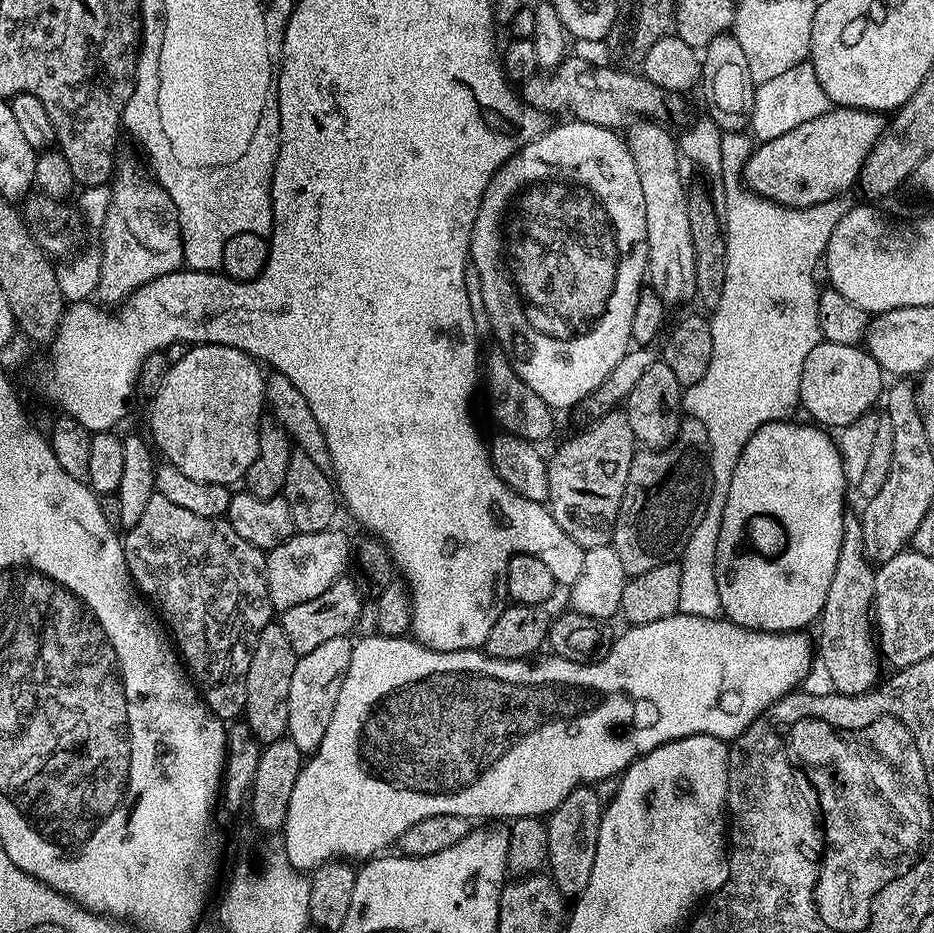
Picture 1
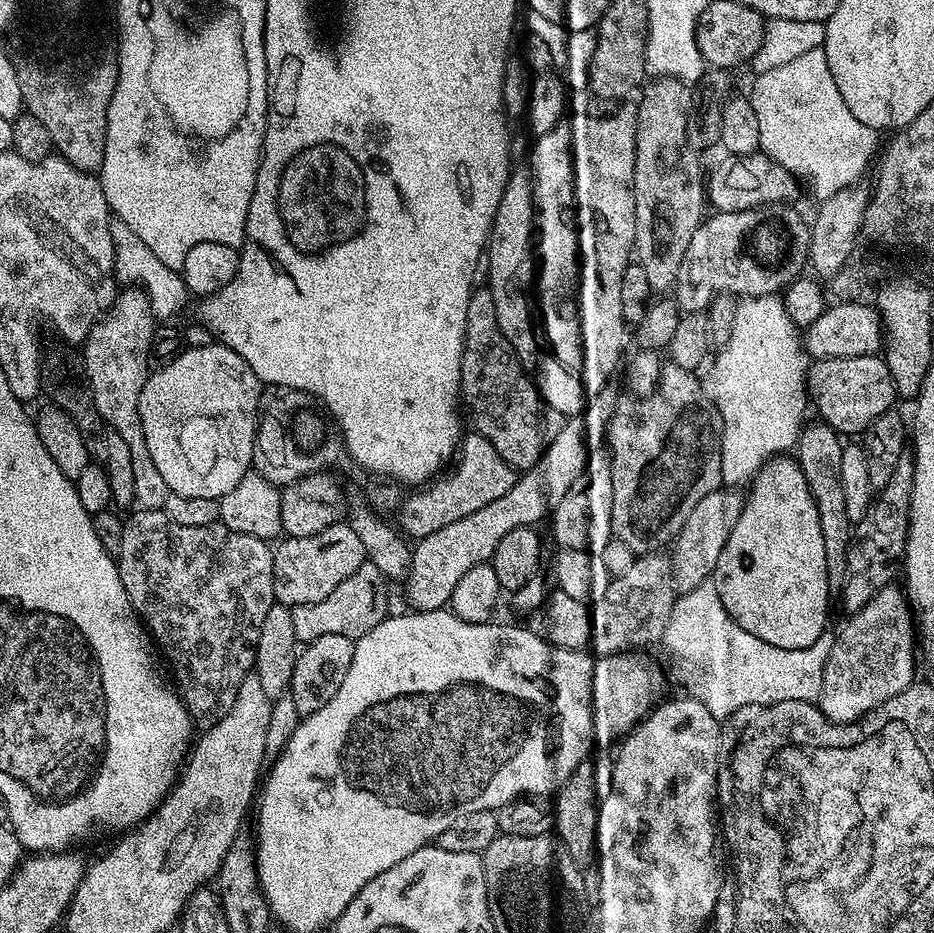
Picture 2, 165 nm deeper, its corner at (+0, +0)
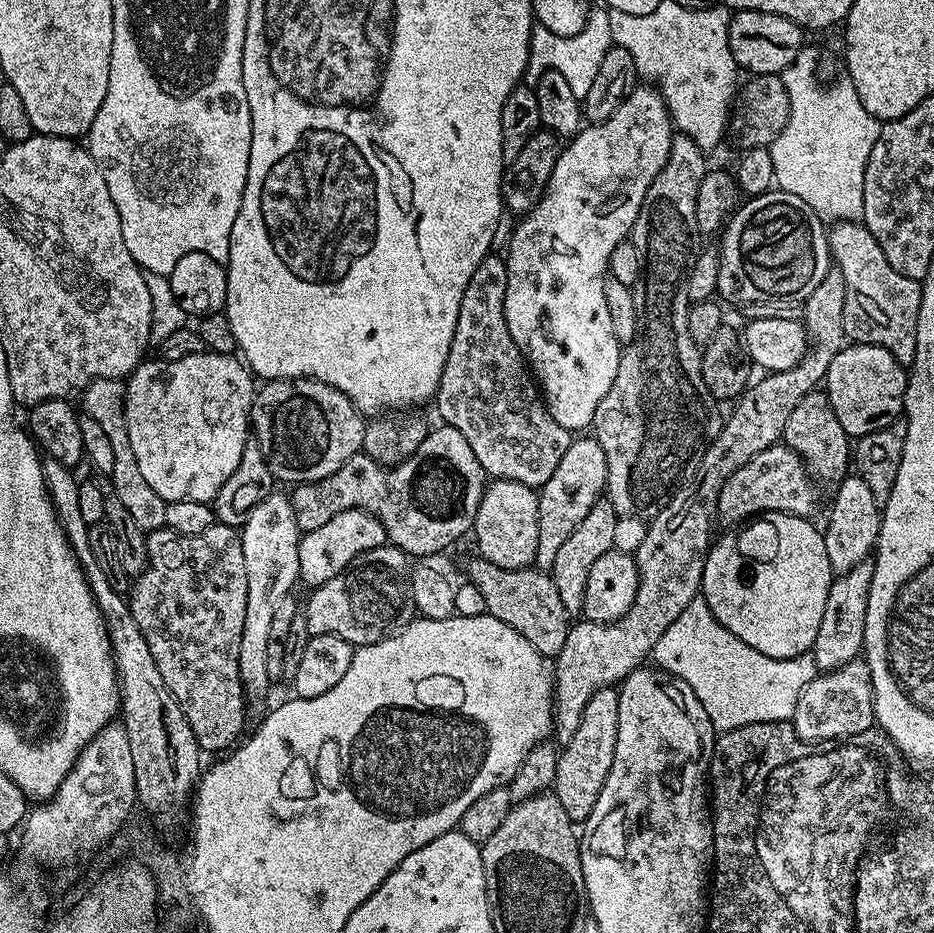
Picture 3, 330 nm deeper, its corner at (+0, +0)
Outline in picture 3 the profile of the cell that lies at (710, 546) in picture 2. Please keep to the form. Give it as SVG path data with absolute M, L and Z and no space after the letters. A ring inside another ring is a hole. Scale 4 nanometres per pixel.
M781 442L772 444L762 454L754 454L746 466L734 470L718 494L716 515L728 524L743 525L761 514L785 512L791 516L811 517L816 508L817 485L809 476L804 460L793 448Z

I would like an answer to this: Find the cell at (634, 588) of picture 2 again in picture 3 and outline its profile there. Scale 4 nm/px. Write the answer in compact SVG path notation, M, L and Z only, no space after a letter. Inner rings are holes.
M832 266L826 278L822 278L818 287L802 301L802 323L810 341L802 362L785 372L761 375L757 384L755 381L744 389L735 401L736 409L729 416L727 413L719 434L696 463L696 469L672 493L664 509L651 517L646 538L642 538L642 546L638 546L634 554L638 566L638 594L634 594L630 610L609 624L580 618L577 624L575 621L569 627L565 644L554 657L554 740L557 745L568 744L570 738L574 738L586 702L590 702L598 690L619 685L634 669L641 667L651 657L658 638L666 634L666 626L690 606L695 596L701 595L704 563L714 540L712 520L717 519L718 494L722 494L722 486L726 486L726 478L730 478L734 470L746 466L754 454L762 454L770 445L781 443L794 406L798 406L806 394L821 387L830 362L834 362L834 354L846 346L842 306L846 306L846 282L840 269Z

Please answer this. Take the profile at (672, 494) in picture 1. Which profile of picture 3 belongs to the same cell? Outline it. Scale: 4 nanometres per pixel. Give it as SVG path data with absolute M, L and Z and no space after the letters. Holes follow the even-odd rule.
M679 134L673 135L666 166L662 166L658 178L654 178L654 182L650 182L650 190L646 190L646 198L638 210L638 218L634 222L630 233L630 238L634 242L634 246L638 246L638 254L640 255L641 274L638 282L632 288L632 293L634 294L634 310L638 314L637 336L629 344L623 345L620 361L618 362L618 374L614 374L614 382L610 386L610 390L606 390L606 398L602 398L598 402L598 410L594 414L590 425L591 431L596 431L593 432L594 438L602 446L602 454L606 454L606 470L608 471L606 499L614 506L617 517L638 516L641 518L651 518L657 516L664 509L665 504L668 503L672 493L696 469L696 463L700 461L702 454L720 432L722 412L720 416L719 410L716 409L719 408L718 401L710 394L710 390L706 390L706 382L702 378L702 366L700 365L702 348L701 345L694 342L694 338L690 338L690 330L688 329L688 306L690 301L686 292L686 282L688 281L690 270L696 261L696 253L698 251L696 239L701 239L702 236L698 230L698 217L694 211L694 206L698 202L698 186L702 186L702 178L710 171L710 164L704 161L704 156L706 156L705 149L699 148L690 138Z

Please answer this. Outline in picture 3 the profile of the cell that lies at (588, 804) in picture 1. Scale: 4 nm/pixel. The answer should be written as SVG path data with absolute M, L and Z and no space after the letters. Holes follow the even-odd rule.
M615 687L598 690L598 694L586 702L586 710L582 710L574 738L570 738L570 742L559 749L554 795L558 802L562 802L562 810L566 810L574 822L590 818L590 810L594 810L594 802L598 802L602 786L606 786L606 774L610 774L614 746L618 742L619 701L620 694Z

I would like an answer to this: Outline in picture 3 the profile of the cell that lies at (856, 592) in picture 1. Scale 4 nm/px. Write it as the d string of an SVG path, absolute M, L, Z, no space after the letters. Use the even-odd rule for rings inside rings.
M817 390L806 394L806 398L802 398L798 406L794 406L790 418L786 421L782 440L803 458L809 476L817 485L835 486L841 484L844 477L849 475L850 457L854 448L846 430L842 430L834 414L834 406L830 406L827 392Z

